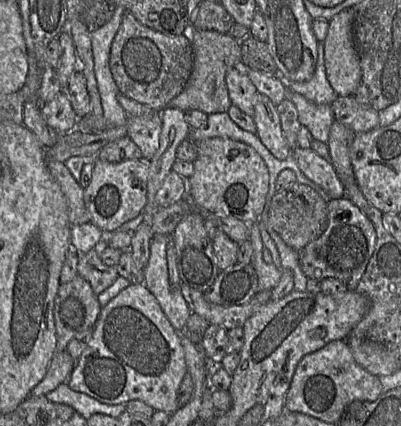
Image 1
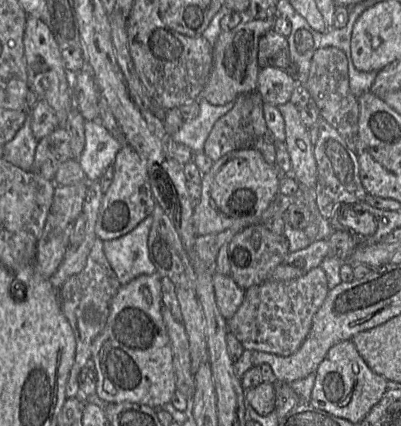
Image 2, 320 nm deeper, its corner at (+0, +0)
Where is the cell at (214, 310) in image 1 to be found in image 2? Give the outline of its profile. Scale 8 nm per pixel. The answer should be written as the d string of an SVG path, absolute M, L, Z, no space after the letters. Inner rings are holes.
M315 267L305 275L291 281L265 281L244 290L242 304L235 314L227 319L229 331L236 336L245 349L290 356L298 351L307 338L313 318L324 303L330 288L325 271L321 267Z

